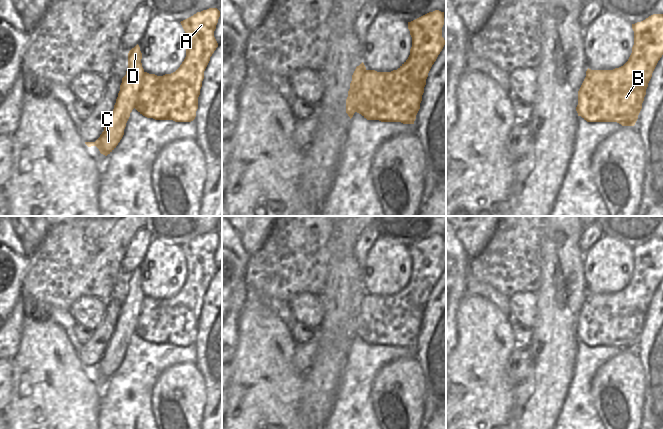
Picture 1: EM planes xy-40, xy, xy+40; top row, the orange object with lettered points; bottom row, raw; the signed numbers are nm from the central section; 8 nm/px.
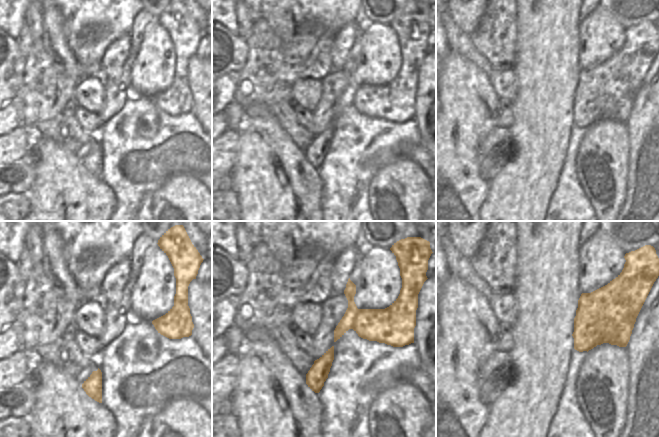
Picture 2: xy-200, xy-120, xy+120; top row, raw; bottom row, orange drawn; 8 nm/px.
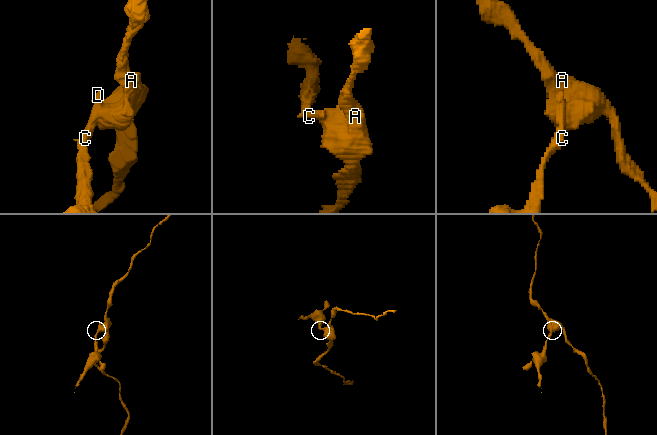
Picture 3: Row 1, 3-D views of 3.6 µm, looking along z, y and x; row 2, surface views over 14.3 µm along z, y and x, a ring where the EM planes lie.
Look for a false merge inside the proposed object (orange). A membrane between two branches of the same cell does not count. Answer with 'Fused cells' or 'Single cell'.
Fused cells.

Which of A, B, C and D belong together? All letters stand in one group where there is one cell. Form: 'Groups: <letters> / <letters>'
Groups: A B / C D.

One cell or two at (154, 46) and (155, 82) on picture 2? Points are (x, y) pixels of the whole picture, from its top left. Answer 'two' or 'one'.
one

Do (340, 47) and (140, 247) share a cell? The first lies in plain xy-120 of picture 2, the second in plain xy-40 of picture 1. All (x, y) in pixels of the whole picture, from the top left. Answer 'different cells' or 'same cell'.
same cell

